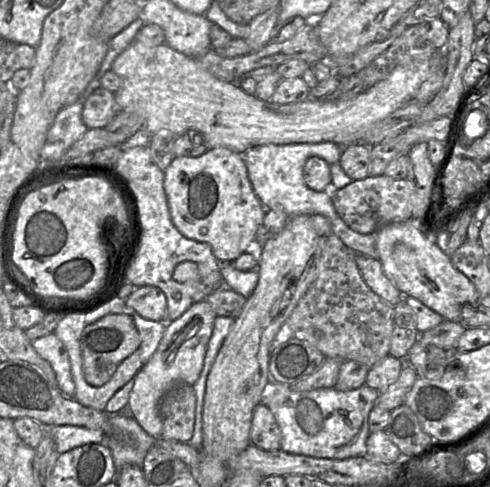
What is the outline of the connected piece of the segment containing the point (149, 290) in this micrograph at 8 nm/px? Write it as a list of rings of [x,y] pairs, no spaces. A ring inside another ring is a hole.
[[[151,285],[135,287],[135,290],[125,300],[125,304],[144,319],[164,322],[167,298],[158,287]]]

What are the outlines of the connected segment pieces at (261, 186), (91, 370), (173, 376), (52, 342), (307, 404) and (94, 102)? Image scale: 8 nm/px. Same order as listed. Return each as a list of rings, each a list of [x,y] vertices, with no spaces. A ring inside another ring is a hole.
[[[329,141],[265,144],[253,147],[241,155],[247,168],[252,189],[267,210],[282,209],[289,217],[293,215],[323,215],[331,223],[332,234],[341,239],[349,249],[355,253],[378,259],[375,234],[360,234],[352,230],[336,212],[330,190],[321,192],[312,190],[306,185],[303,178],[303,167],[308,158],[317,156],[332,165],[339,162],[342,148],[340,145]]]
[[[107,314],[87,325],[80,338],[82,372],[85,381],[100,387],[110,380],[118,365],[140,346],[140,337],[132,317],[126,314]]]
[[[199,301],[192,304],[179,318],[166,322],[164,335],[156,351],[135,375],[127,406],[131,410],[132,417],[153,438],[161,436],[162,420],[158,412],[158,404],[163,395],[175,383],[192,386],[198,379],[216,317],[207,301]]]
[[[53,332],[32,341],[32,346],[54,370],[59,391],[68,398],[74,398],[75,385],[71,375],[69,356],[63,342]]]
[[[271,380],[262,403],[270,409],[279,425],[282,451],[315,458],[346,459],[366,456],[366,441],[370,434],[368,416],[378,397],[379,391],[366,385],[351,391],[339,391],[332,387],[300,392],[288,384]]]
[[[99,87],[85,101],[82,121],[88,129],[105,128],[117,113],[115,94]]]

